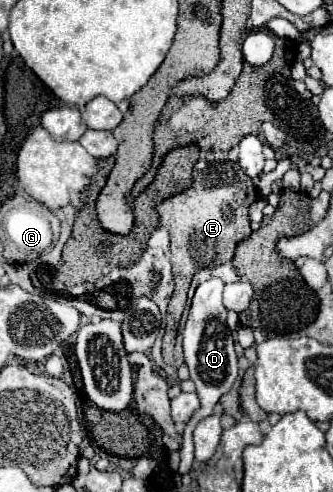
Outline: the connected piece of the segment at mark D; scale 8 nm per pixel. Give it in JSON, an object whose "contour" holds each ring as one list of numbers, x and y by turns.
{"contour":[[211,278,203,284,197,286,191,308,189,308,189,316,183,328,183,352,185,352,185,364,189,368,191,380,197,386,197,396,201,400,199,410,195,412,195,416,189,420,189,424,185,426,183,432,183,444,181,444,181,466,179,466,179,474,189,472,195,456,193,456,193,430,199,424,199,420,207,418,213,414,215,404,221,400,223,394,227,394,237,378,237,354,235,354,235,346,233,346,233,338,231,338,231,330,227,326,227,308,223,306,221,300,221,292,223,292,223,282,217,278]]}

